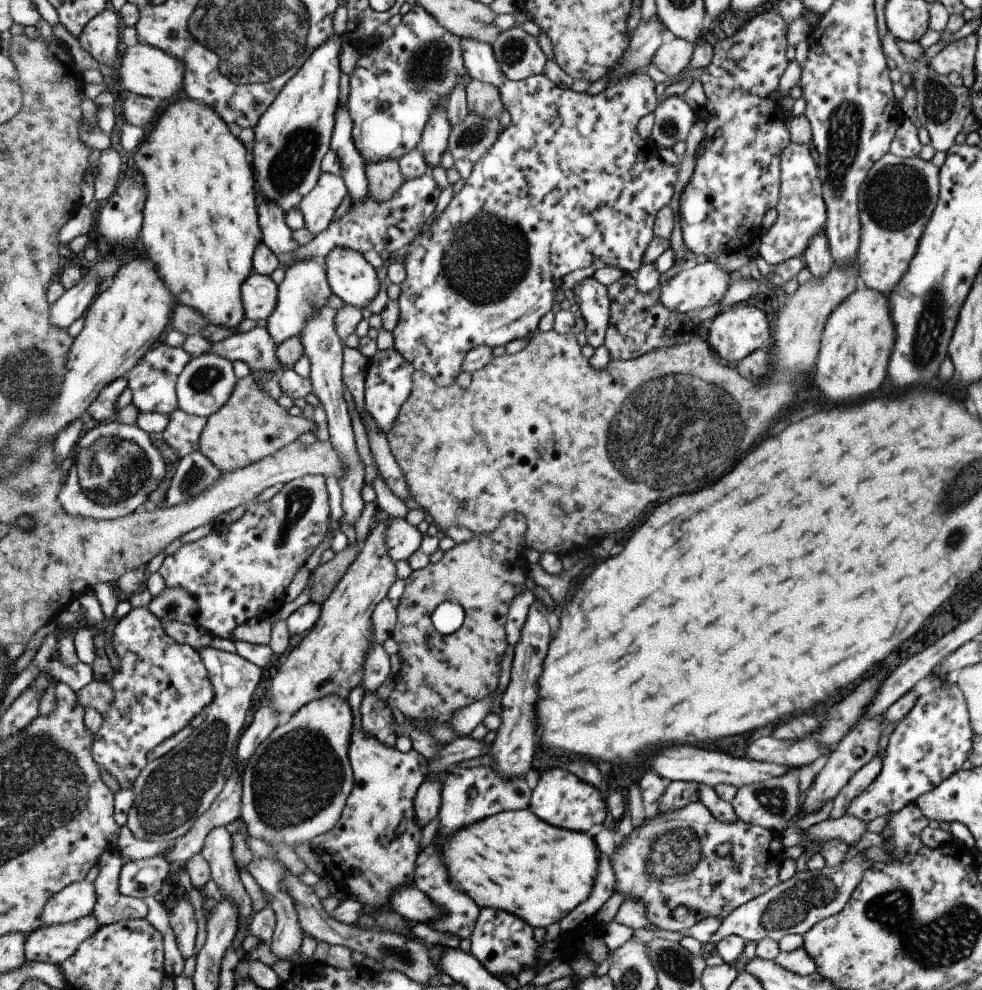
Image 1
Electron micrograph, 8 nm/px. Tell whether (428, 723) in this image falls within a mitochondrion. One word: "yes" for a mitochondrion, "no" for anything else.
no

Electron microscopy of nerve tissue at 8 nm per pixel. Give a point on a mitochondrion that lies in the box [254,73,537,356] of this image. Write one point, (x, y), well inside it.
(477, 264)

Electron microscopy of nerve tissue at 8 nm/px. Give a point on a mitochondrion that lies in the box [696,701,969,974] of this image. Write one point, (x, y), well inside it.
(787, 909)

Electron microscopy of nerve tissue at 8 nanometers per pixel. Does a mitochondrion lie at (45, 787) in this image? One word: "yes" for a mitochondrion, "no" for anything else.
yes

